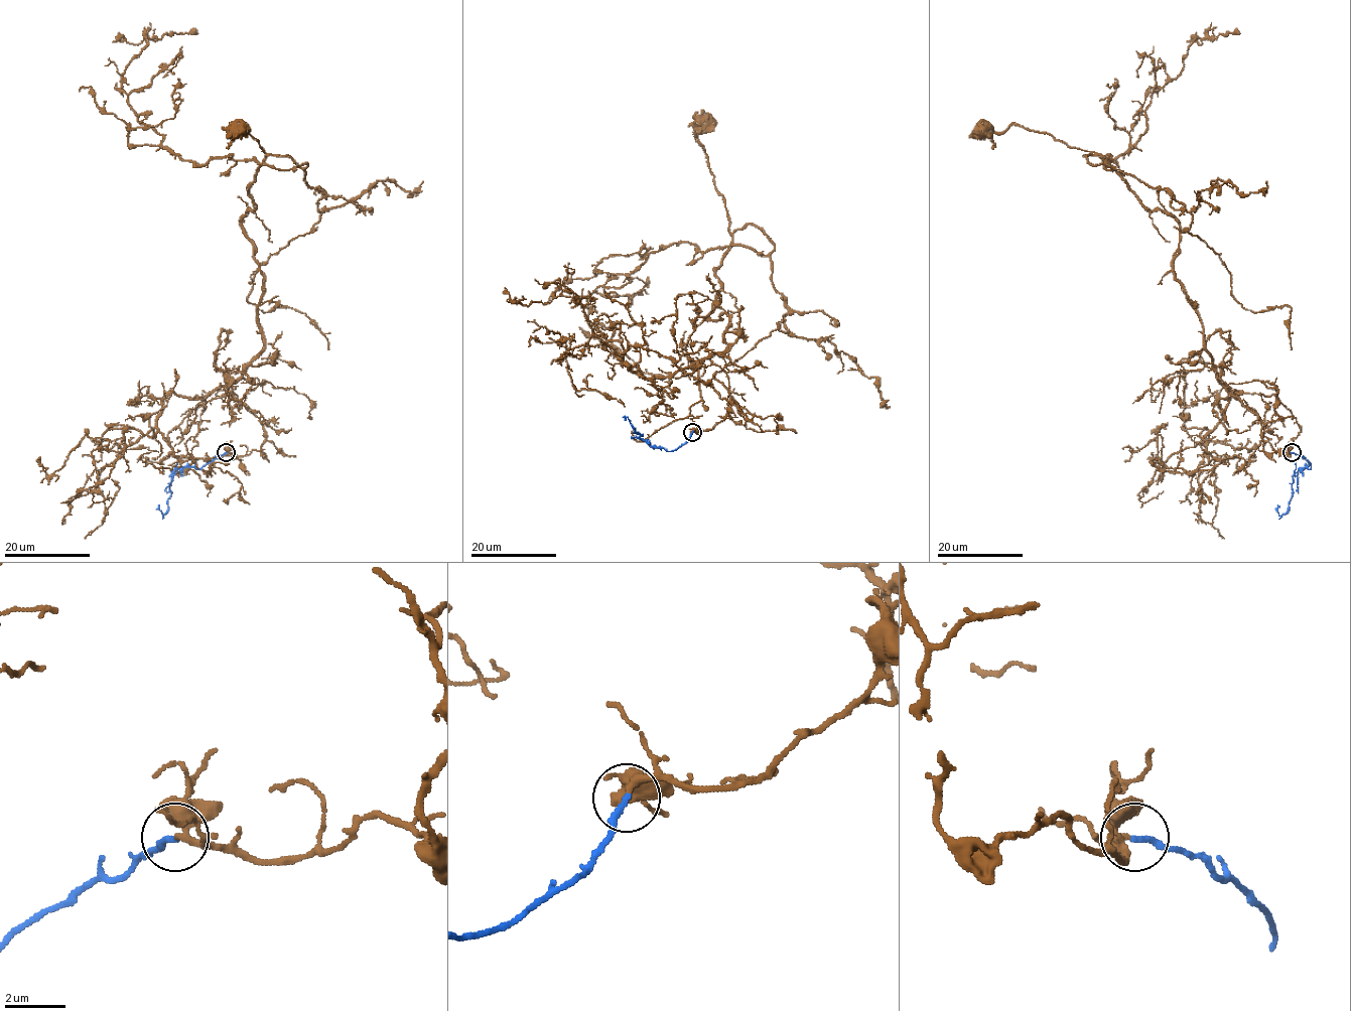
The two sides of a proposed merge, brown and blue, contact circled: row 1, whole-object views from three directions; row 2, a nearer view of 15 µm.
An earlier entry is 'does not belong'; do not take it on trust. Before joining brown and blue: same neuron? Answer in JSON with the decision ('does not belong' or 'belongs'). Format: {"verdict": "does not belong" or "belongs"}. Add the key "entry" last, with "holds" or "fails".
{"verdict": "belongs", "entry": "fails"}

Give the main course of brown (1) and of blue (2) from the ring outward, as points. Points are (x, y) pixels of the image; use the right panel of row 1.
1: (1291, 452), (1264, 452), (1258, 416), (1216, 375), (1175, 277), (1173, 217), (1089, 151), (983, 130)
2: (1292, 452), (1311, 465), (1309, 469), (1300, 468), (1294, 473), (1293, 496), (1288, 512), (1279, 516), (1277, 504)

